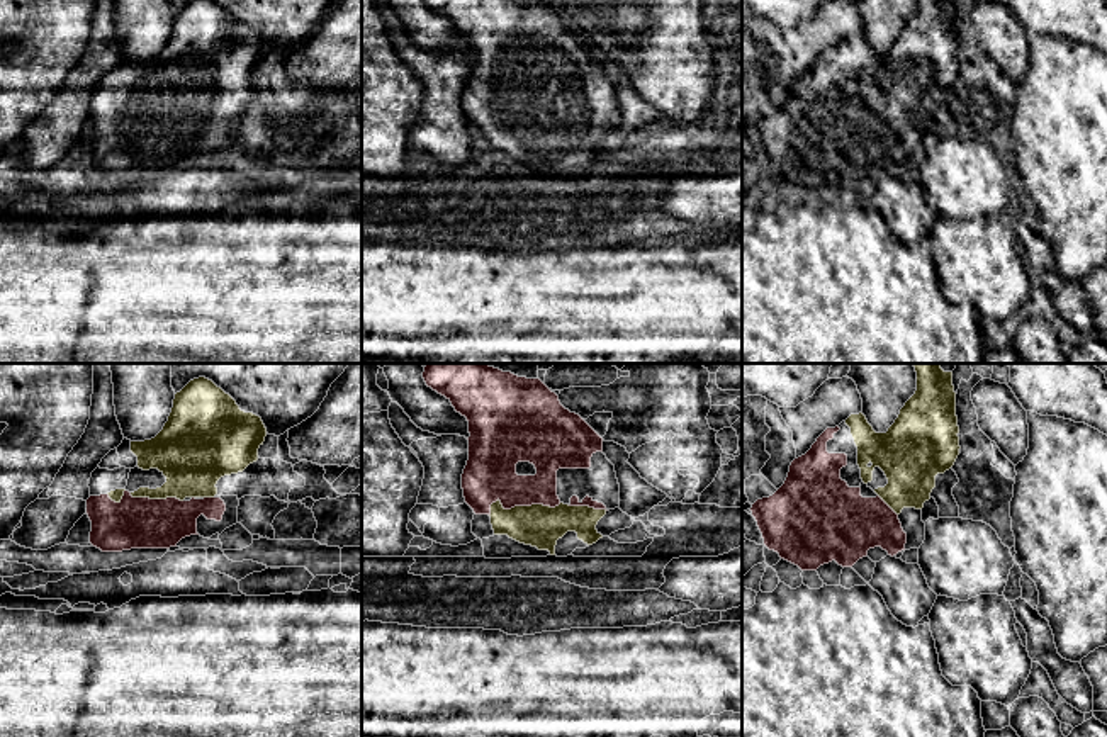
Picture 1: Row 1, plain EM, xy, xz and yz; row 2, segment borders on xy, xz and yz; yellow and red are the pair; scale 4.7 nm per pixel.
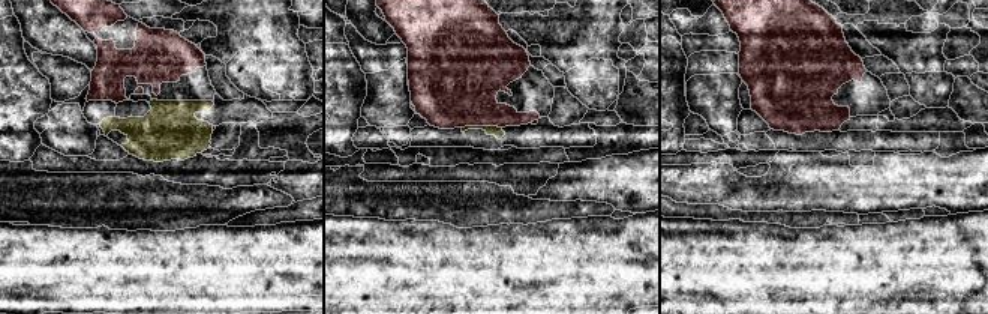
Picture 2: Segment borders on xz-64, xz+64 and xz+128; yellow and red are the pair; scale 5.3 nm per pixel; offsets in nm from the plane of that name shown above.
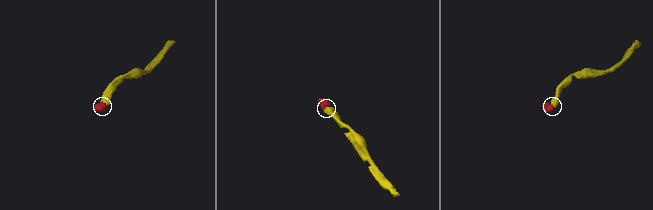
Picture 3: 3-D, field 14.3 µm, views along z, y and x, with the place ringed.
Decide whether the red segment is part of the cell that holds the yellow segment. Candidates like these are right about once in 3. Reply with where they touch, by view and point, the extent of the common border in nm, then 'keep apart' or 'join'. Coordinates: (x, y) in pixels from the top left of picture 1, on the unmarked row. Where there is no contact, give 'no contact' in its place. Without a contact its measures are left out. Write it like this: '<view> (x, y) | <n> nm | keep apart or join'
xz (520, 126) | 340 nm | join

